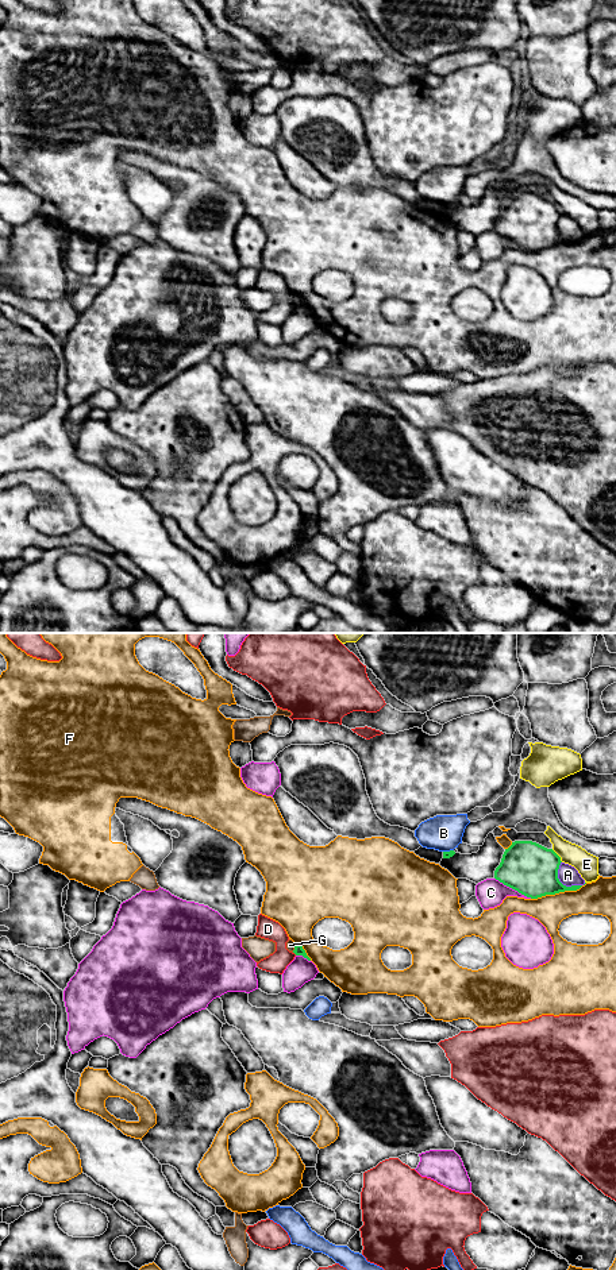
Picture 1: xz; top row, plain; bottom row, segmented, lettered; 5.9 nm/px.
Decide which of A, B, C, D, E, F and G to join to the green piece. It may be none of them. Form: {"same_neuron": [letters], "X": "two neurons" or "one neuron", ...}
{"same_neuron": [], "A": "two neurons", "B": "two neurons", "C": "two neurons", "D": "two neurons", "E": "two neurons", "F": "two neurons", "G": "two neurons"}

